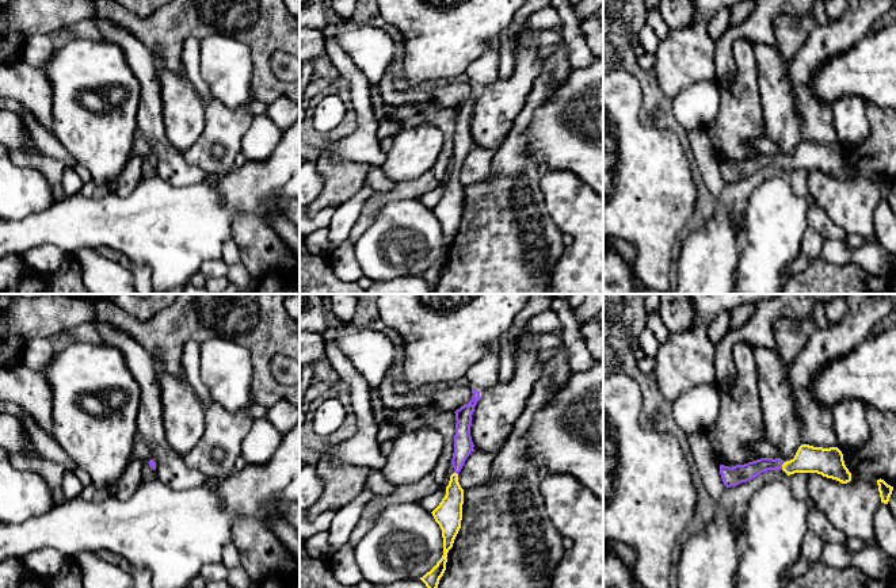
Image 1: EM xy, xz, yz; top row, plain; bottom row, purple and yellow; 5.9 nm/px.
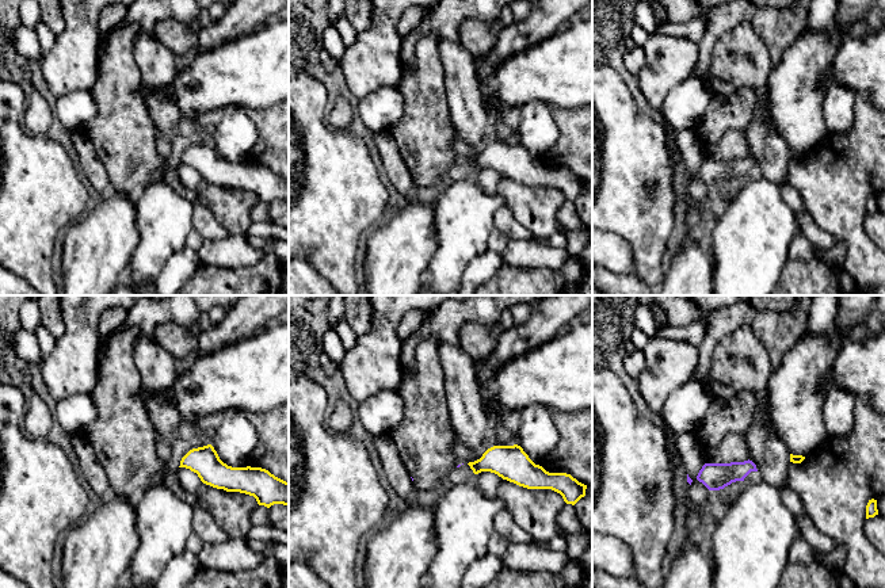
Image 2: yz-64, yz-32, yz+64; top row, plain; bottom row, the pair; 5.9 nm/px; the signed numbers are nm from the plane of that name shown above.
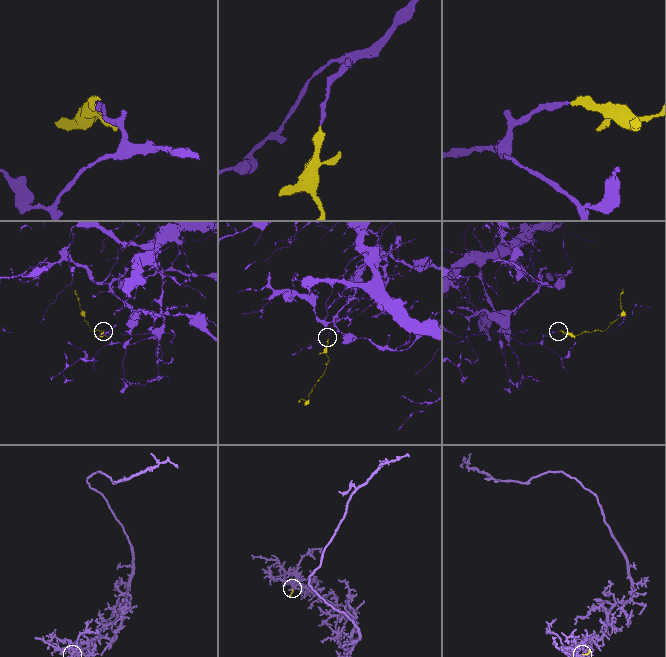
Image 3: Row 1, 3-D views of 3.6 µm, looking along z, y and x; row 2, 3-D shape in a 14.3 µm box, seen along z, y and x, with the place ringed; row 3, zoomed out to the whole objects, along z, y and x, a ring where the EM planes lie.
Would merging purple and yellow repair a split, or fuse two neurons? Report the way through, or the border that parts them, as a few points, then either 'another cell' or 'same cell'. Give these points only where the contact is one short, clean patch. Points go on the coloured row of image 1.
across yz (742, 473), (765, 464), (782, 464), (797, 465), (808, 459) | same cell

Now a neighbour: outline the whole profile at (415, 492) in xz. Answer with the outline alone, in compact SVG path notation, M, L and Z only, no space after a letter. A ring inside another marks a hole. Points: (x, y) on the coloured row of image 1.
M428 474L413 484L397 486L390 495L374 495L365 504L361 519L350 537L348 543L357 547L361 539L371 527L371 523L374 522L375 516L384 508L401 503L419 503L427 496L438 492L439 489L441 485L436 482L434 476Z

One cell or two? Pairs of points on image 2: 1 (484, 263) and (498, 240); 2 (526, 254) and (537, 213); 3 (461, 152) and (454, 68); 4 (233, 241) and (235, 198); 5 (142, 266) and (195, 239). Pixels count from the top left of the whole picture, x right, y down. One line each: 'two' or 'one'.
1: two
2: one
3: two
4: one
5: two

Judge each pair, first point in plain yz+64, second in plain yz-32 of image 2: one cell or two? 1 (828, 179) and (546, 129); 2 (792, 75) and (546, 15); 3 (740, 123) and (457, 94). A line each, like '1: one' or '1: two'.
1: two
2: one
3: two

